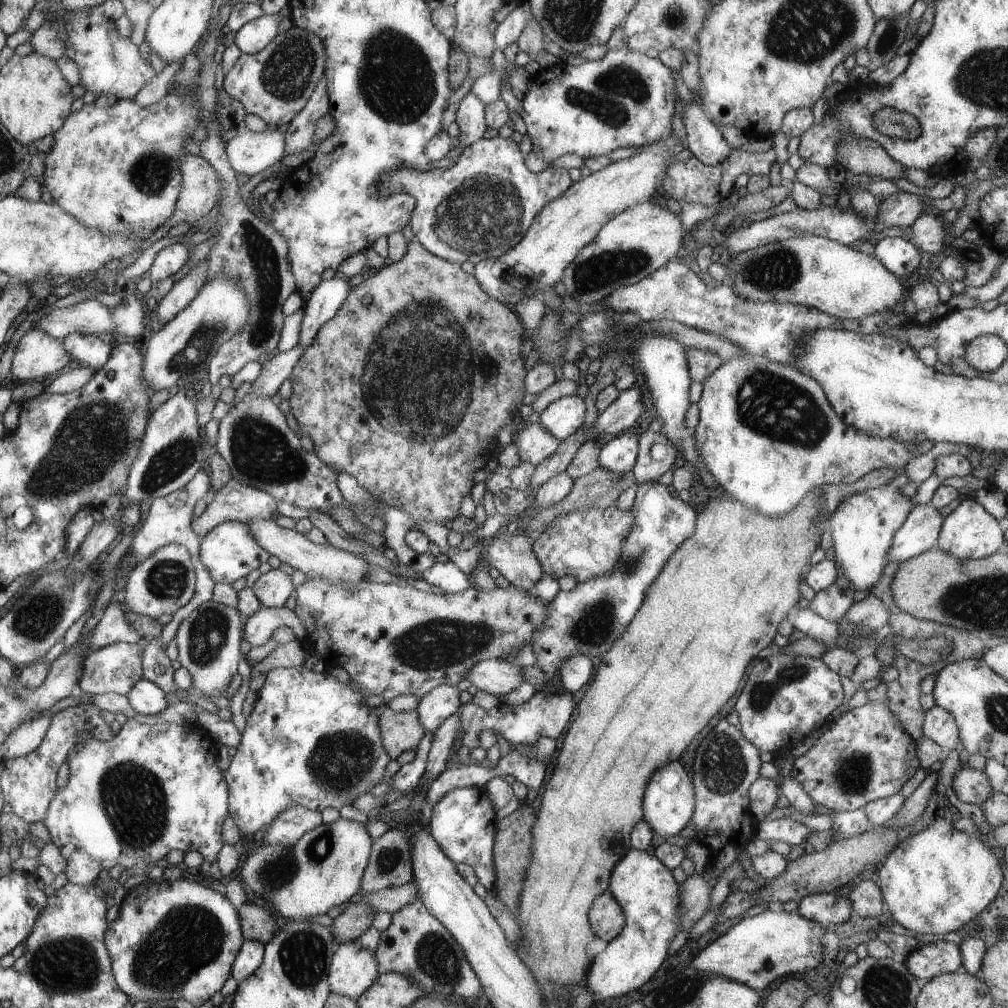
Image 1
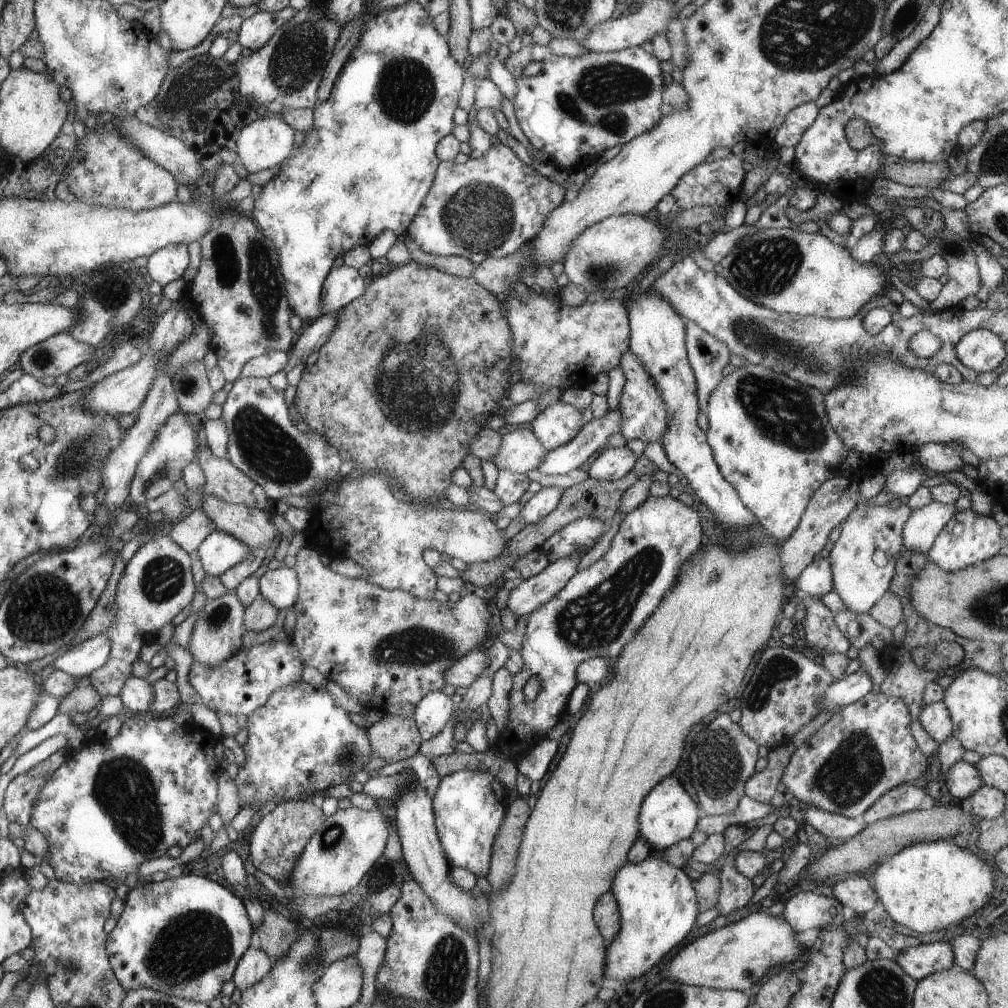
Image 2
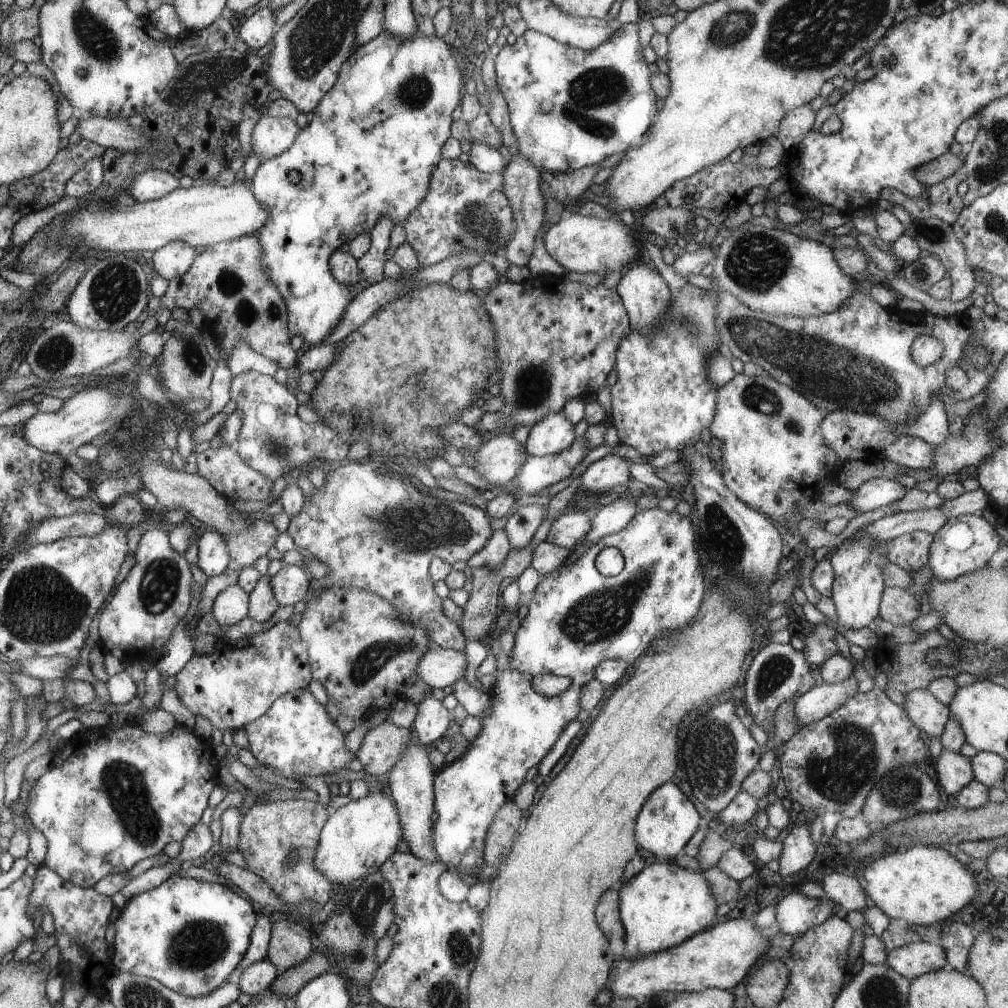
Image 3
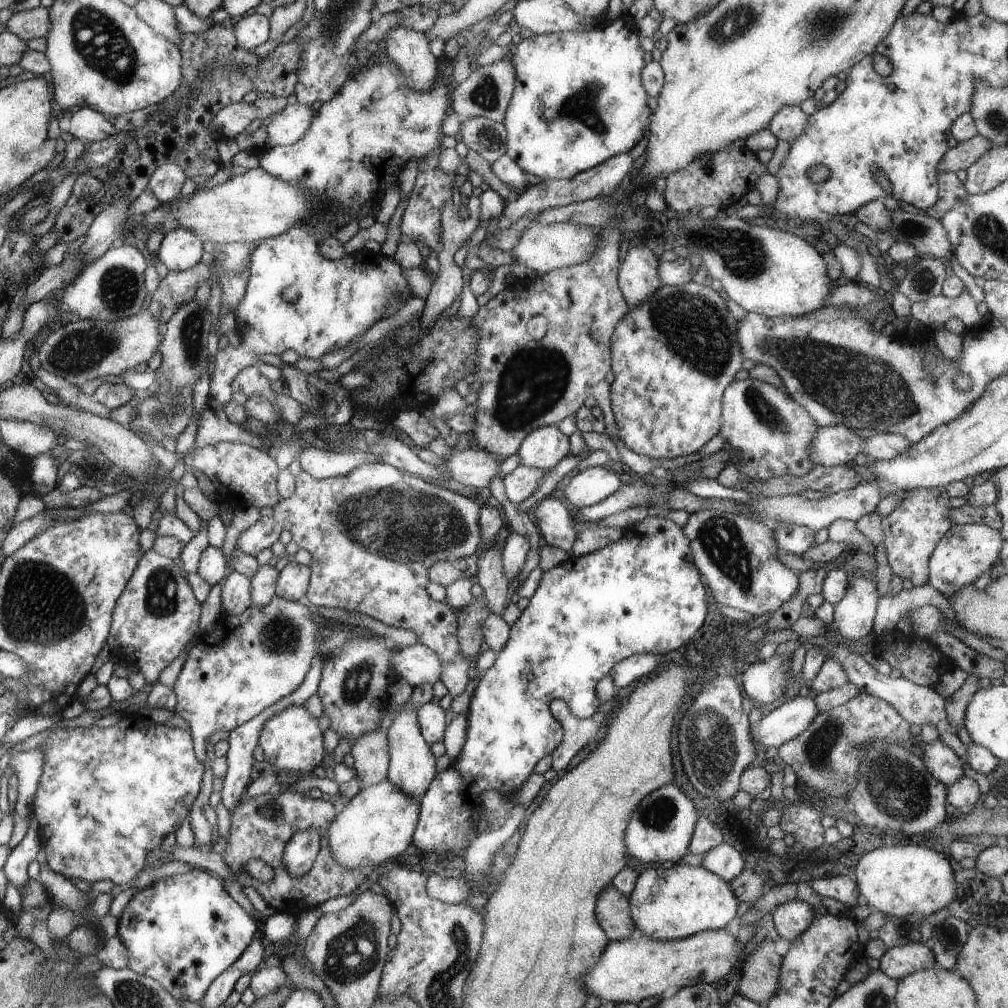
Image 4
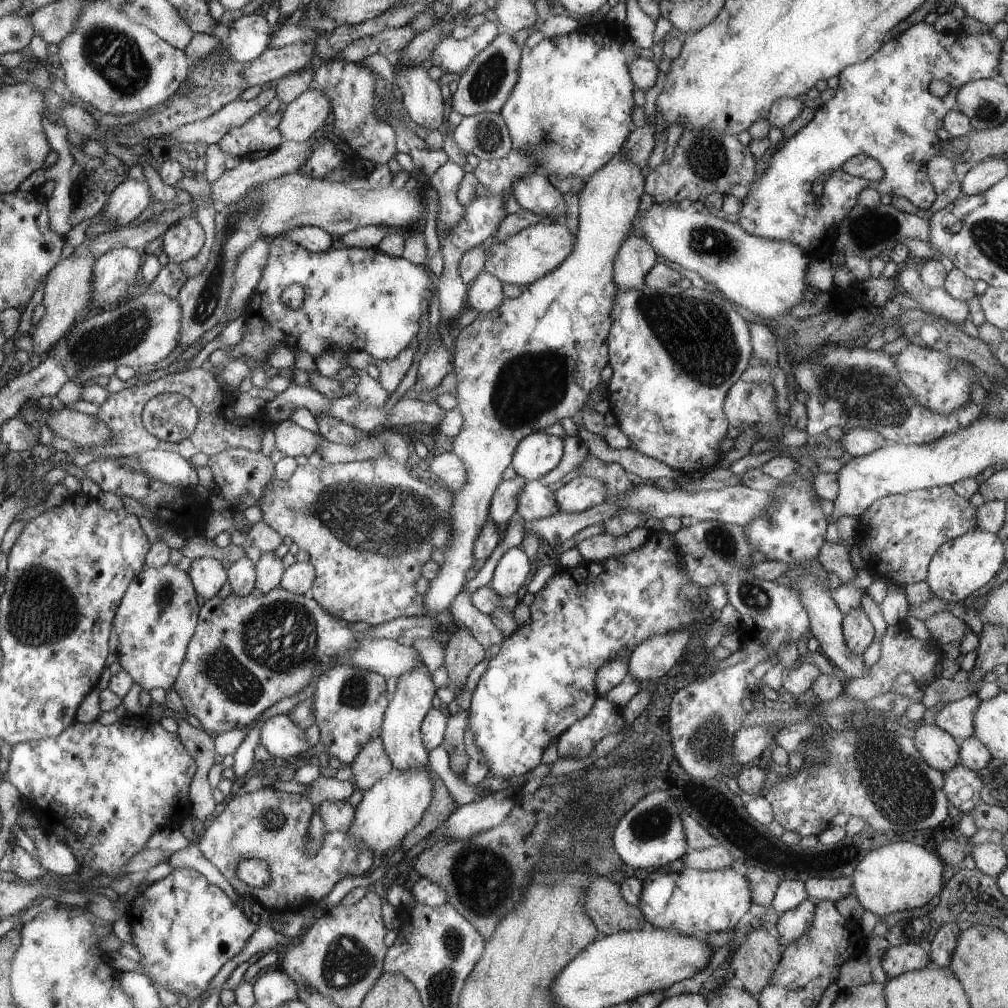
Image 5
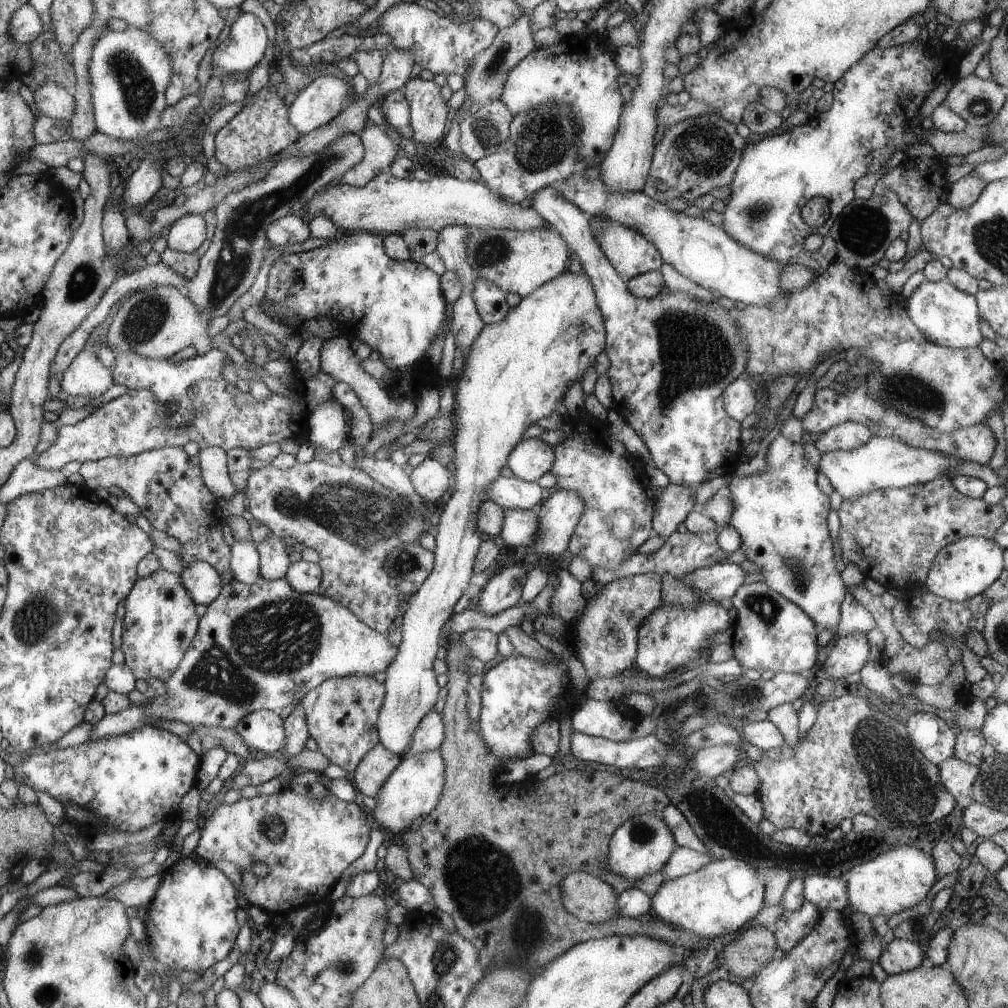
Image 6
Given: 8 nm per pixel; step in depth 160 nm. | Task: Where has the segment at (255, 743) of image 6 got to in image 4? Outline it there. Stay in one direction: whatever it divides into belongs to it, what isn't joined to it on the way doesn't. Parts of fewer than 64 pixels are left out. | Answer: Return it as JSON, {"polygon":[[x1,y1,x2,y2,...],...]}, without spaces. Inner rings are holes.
{"polygon":[[290,706,278,712,264,722,258,745,264,751,264,759,274,771,296,770,296,772,312,772,316,766,322,764,326,756,322,744,322,730,318,720,302,706]]}

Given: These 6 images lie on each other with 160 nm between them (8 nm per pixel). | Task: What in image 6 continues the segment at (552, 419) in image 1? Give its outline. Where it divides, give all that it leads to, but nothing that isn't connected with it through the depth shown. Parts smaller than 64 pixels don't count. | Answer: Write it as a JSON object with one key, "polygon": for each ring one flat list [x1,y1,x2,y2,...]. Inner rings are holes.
{"polygon":[[540,437,522,439,509,456,509,467,516,478,537,481,550,474,555,452,552,445]]}

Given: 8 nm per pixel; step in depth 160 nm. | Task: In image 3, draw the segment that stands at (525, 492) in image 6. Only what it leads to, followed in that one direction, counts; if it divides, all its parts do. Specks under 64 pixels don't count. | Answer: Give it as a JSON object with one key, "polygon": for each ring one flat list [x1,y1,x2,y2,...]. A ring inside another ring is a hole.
{"polygon":[[566,511,550,526,546,542,571,551,591,529,590,518,583,512]]}

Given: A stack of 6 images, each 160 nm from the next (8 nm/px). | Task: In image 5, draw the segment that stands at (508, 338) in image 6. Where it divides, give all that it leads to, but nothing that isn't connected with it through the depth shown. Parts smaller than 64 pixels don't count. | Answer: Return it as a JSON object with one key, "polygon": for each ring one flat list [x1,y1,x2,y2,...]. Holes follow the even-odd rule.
{"polygon":[[618,155,614,156,610,162,607,162,599,171,596,171,591,177,585,180,585,185,581,192,579,192,579,214,574,221,573,227,576,228,577,244,573,251,573,254,565,260,556,270,549,272,548,275,542,276,541,279,536,280,532,284,525,287,521,294,517,298,507,298,503,300,503,303,498,306,496,310,491,310,486,314,479,314,477,318,466,327,461,330,457,330,454,338,454,363,452,370,455,371,457,376,457,392,454,396,457,397,458,405,457,408,461,411,464,423,463,428,458,435,453,437,453,450,464,462,465,469,467,470,467,484,460,489,457,496,455,497,455,506,451,509,451,521,453,522,453,538,444,551,445,561,439,566,437,577,430,581,428,592,424,595,427,607,429,608,429,614,427,616,436,617,439,612,450,608,450,604,457,598,457,594,464,588,466,582,465,578,466,571,472,566,476,560,476,556,473,554,473,546,476,542,478,535,481,534,482,525,488,521,488,506,490,506,490,500,493,500,492,496,495,495,498,484,502,482,502,472,510,466,512,460,512,454,516,454,517,447,520,446,522,439,525,439,528,435,532,435,538,431,545,431,546,428,556,424,562,418,572,418,578,410,582,410,584,406,587,406,590,395,593,391,597,390,603,384,600,372,602,369,609,364,609,350,607,347,607,338,609,330,613,323,612,311,614,308,619,288,614,282,614,261,616,255,622,246,623,241,631,234,633,230,633,220,637,216,638,206,640,205,640,197,645,194,644,183,645,178,642,176,641,168,627,161,621,156,618,160],[422,658,412,671,399,676,395,693,389,699,380,736,384,741,385,751,392,758,394,769,399,771,424,769,424,766,428,764,430,756,428,756,428,748,421,733,421,724,431,709,434,696,436,696,436,686,432,684,432,678]]}

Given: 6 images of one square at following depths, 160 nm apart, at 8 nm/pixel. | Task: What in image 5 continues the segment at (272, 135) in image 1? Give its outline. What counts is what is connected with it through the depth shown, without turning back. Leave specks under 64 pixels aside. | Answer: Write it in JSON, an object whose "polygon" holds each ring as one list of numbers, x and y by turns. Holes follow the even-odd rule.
{"polygon":[[306,89,289,102,283,112,280,129,285,141,305,143,328,125,329,97,318,89]]}

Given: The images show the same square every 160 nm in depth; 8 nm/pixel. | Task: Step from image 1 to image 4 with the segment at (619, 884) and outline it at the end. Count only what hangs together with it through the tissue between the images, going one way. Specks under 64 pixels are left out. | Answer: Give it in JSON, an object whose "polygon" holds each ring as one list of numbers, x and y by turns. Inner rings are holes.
{"polygon":[[681,862,644,870,628,898,636,927,644,932,644,936,655,940,681,940,699,932,724,929,736,916,740,903,725,880,703,866]]}

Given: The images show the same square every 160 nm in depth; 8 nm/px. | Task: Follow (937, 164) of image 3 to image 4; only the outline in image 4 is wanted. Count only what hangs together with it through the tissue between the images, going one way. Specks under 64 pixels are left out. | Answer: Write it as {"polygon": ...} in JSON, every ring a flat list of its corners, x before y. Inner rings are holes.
{"polygon":[[974,136,966,142,958,143,958,146,949,148,945,156,938,162,938,172,958,172,967,170,972,164,978,162,993,147,988,138]]}

